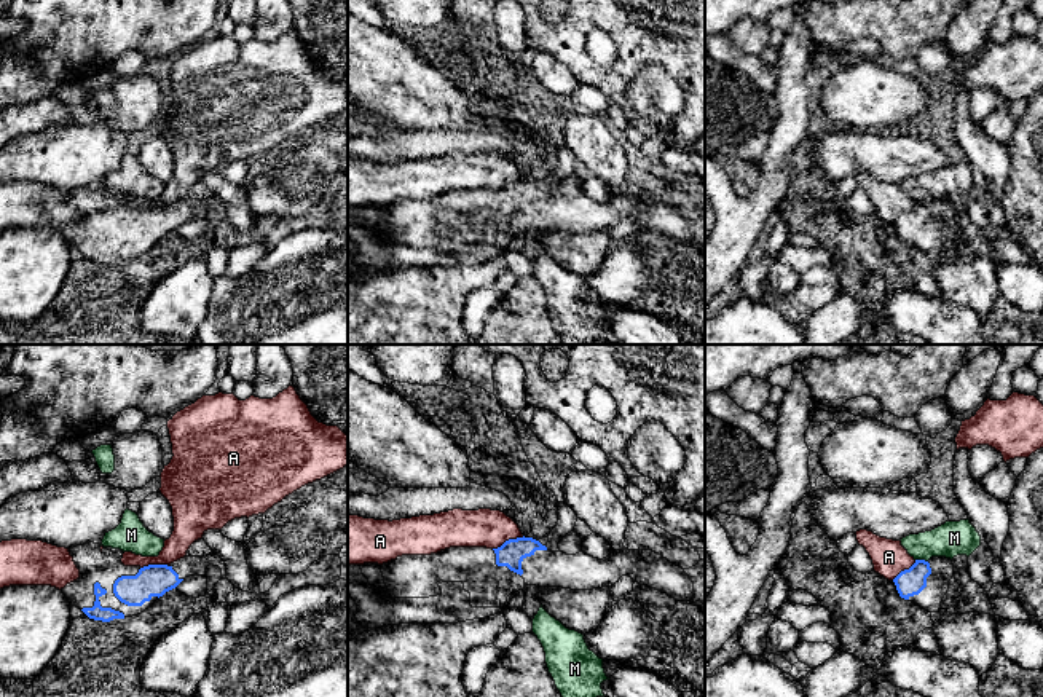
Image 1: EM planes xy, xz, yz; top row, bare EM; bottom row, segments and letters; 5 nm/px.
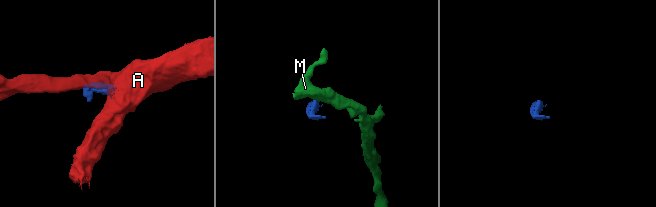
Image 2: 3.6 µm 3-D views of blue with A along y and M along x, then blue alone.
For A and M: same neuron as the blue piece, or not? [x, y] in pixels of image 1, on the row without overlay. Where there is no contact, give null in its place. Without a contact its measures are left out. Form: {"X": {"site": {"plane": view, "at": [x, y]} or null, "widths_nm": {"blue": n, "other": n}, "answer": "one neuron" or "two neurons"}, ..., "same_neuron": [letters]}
{"A": {"site": {"plane": "xz", "at": [509, 182]}, "widths_nm": {"blue": 140, "other": 190}, "answer": "two neurons"}, "M": {"site": {"plane": "yz", "at": [922, 203]}, "widths_nm": {"blue": 140, "other": 180}, "answer": "two neurons"}, "same_neuron": []}

